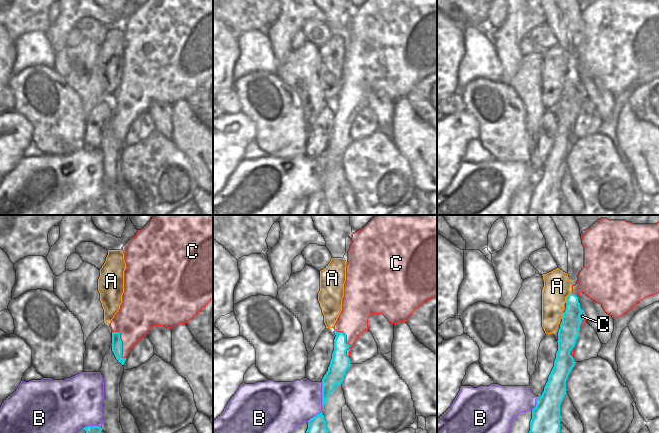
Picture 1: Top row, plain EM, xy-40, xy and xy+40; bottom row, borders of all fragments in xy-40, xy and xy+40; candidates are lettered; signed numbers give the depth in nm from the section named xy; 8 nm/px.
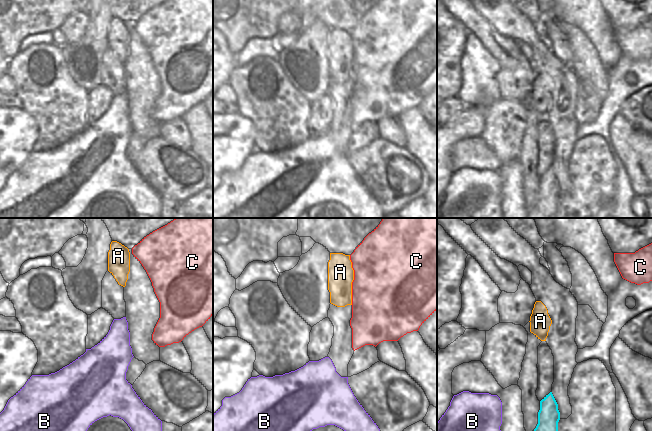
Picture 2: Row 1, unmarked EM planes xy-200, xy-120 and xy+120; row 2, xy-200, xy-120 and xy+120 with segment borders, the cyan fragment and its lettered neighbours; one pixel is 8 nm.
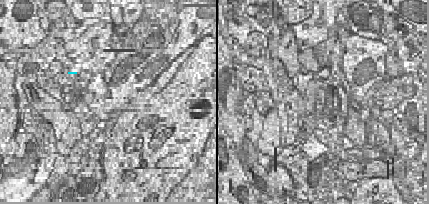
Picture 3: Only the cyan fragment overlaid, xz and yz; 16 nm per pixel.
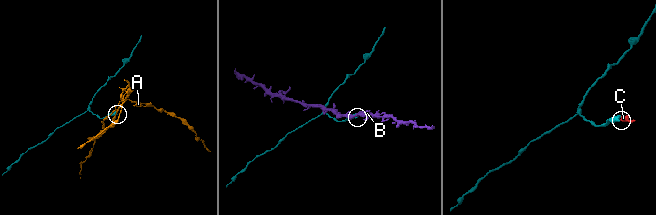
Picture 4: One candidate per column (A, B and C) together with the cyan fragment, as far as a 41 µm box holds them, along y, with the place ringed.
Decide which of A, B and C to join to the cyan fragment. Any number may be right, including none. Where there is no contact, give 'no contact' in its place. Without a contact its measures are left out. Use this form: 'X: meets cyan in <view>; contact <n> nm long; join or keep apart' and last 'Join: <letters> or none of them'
A: meets cyan in xy+40; contact 110 nm long; keep apart
B: meets cyan in xy; contact 200 nm long; keep apart
C: meets cyan in xy-40; contact 240 nm long; join
Join: C

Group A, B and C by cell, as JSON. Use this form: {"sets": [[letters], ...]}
{"sets": [["A"], ["B"], ["C"]]}

